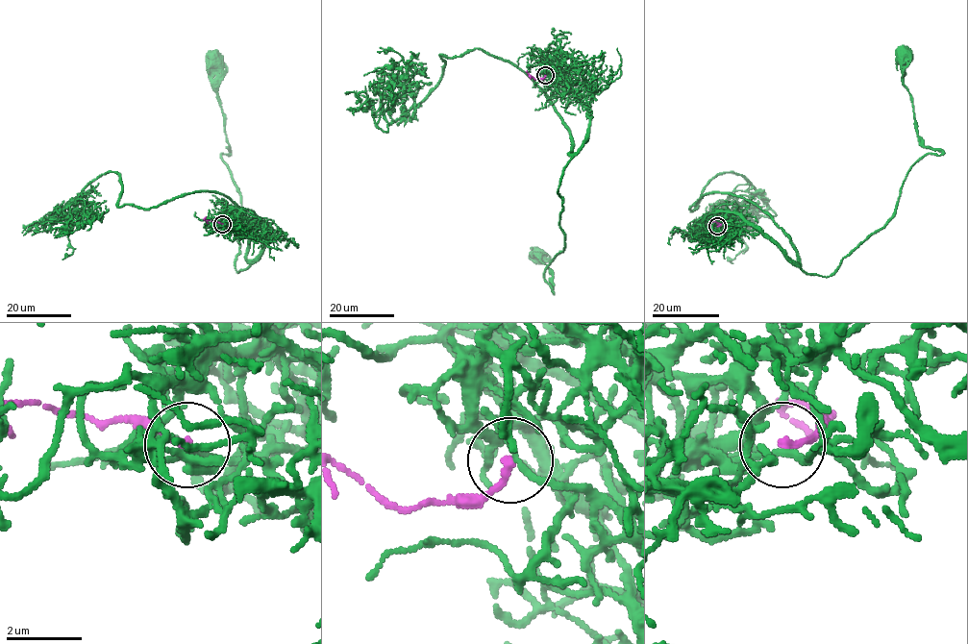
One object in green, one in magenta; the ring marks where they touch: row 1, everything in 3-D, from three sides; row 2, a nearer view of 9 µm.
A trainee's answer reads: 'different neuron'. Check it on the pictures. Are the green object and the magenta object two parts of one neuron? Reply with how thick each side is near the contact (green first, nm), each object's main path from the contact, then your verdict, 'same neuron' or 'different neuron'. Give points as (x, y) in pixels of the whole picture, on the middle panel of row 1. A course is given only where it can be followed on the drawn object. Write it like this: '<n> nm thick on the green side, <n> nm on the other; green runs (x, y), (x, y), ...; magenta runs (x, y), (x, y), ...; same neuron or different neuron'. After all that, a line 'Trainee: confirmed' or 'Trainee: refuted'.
140 nm thick on the green side, 200 nm on the other; green runs (545, 75), (578, 95), (589, 136), (558, 186), (564, 244), (546, 267), (552, 292), (536, 253); magenta runs (545, 75), (534, 80), (527, 70); different neuron
Trainee: confirmed

